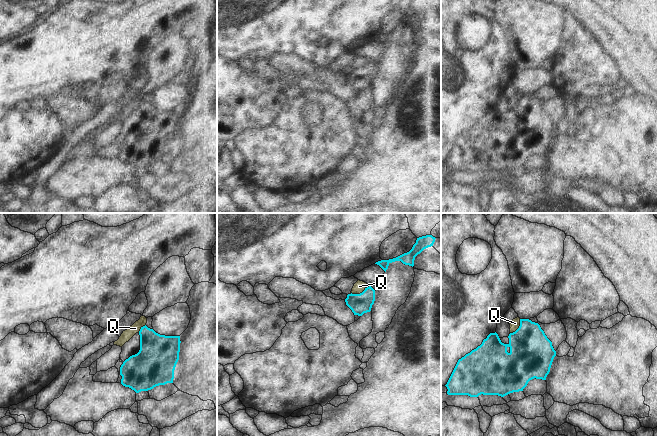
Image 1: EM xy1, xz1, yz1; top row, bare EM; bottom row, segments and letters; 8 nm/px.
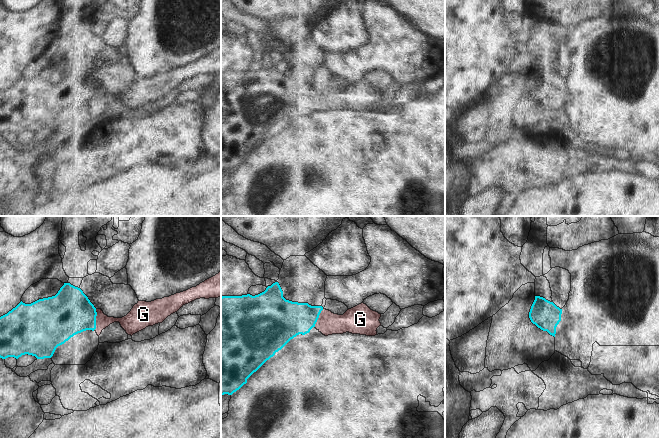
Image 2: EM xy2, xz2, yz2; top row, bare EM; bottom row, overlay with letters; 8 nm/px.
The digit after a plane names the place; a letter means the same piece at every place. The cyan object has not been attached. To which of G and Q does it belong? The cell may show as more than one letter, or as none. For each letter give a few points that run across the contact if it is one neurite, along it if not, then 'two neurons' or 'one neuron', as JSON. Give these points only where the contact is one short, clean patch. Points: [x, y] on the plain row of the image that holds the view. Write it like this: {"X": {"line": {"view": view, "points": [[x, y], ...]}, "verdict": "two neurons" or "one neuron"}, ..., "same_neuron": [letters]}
{"G": {"line": {"view": "xy2", "points": [[69, 88], [95, 95], [102, 97]]}, "verdict": "one neuron"}, "Q": {"line": {"view": "xz1", "points": [[369, 61], [359, 69], [351, 69]]}, "verdict": "two neurons"}, "same_neuron": ["G"]}

